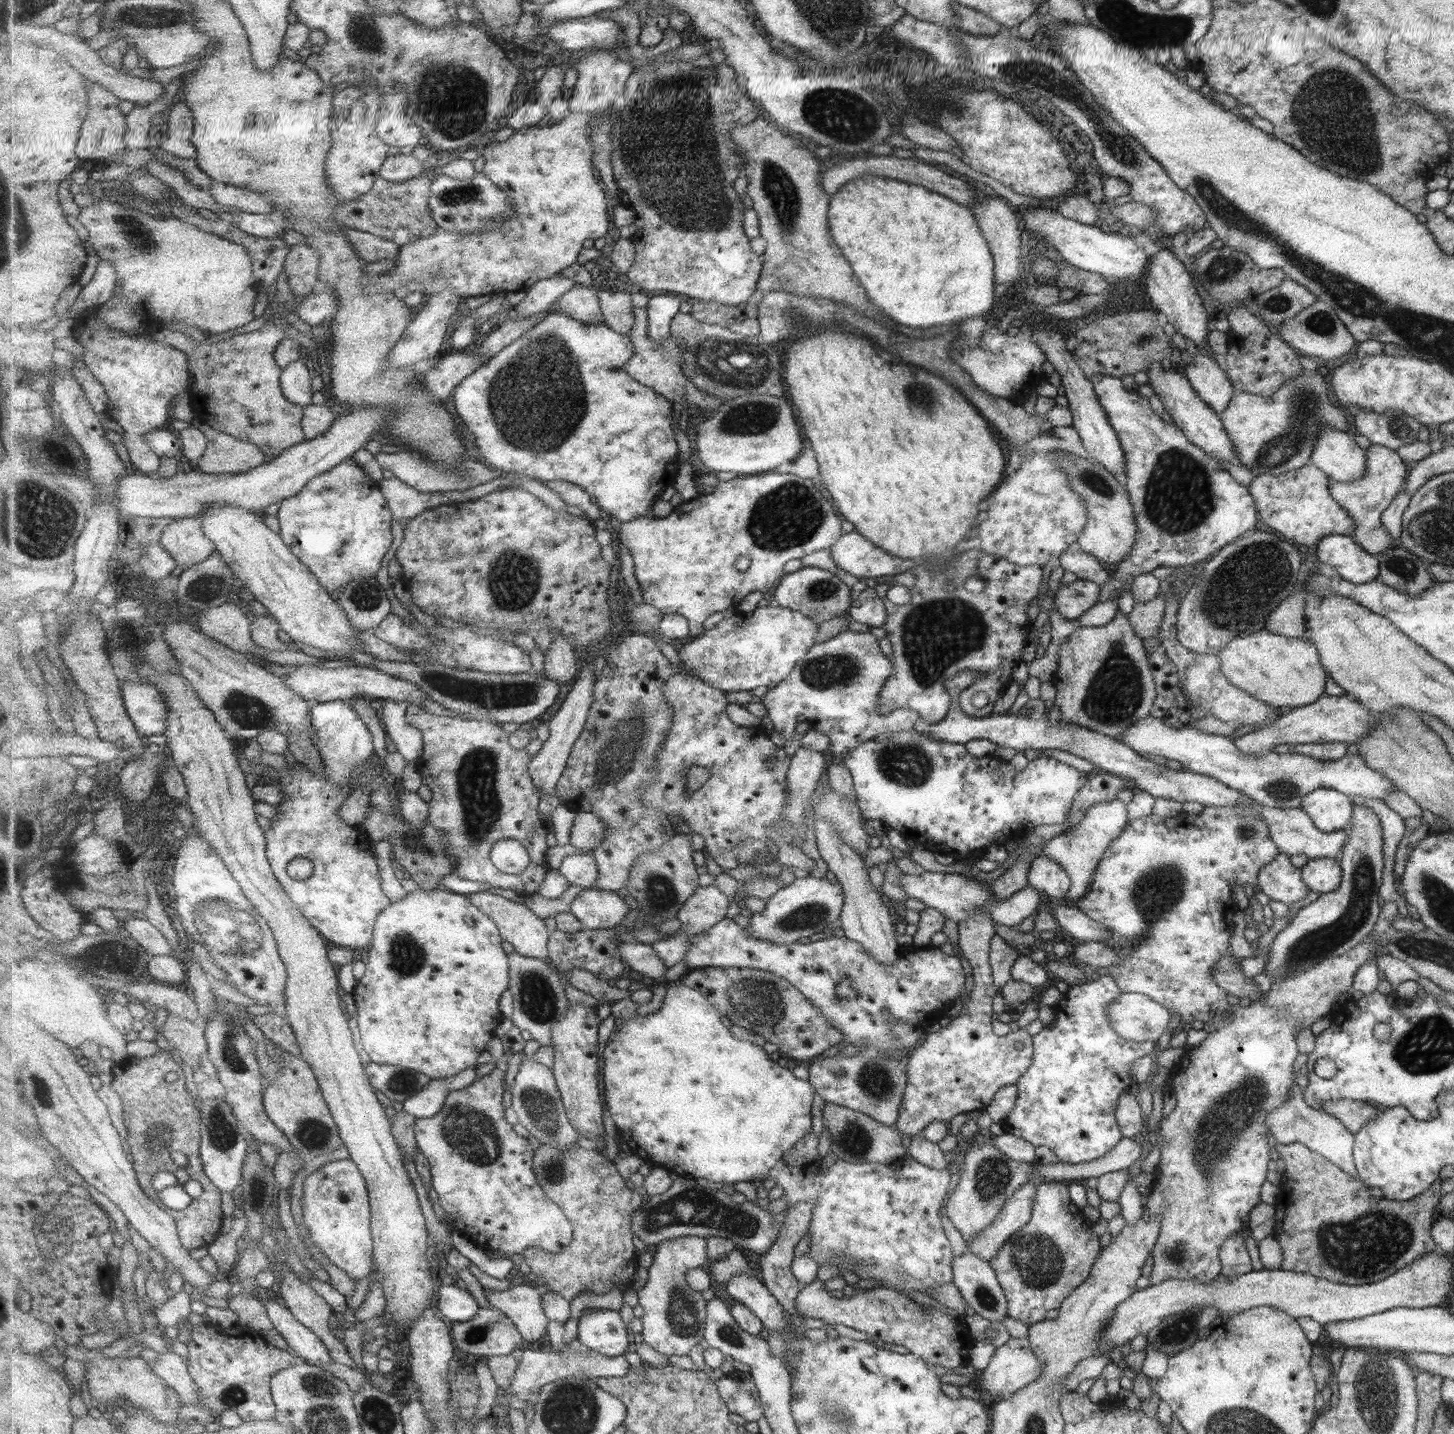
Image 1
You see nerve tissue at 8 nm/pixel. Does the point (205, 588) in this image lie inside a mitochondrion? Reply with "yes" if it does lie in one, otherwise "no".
yes

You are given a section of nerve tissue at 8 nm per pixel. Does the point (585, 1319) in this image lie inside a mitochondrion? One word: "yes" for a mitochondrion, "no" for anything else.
no

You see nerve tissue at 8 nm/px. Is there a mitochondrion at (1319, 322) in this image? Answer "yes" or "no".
yes

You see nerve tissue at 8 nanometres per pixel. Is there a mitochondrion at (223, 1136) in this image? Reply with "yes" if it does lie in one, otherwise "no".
yes

